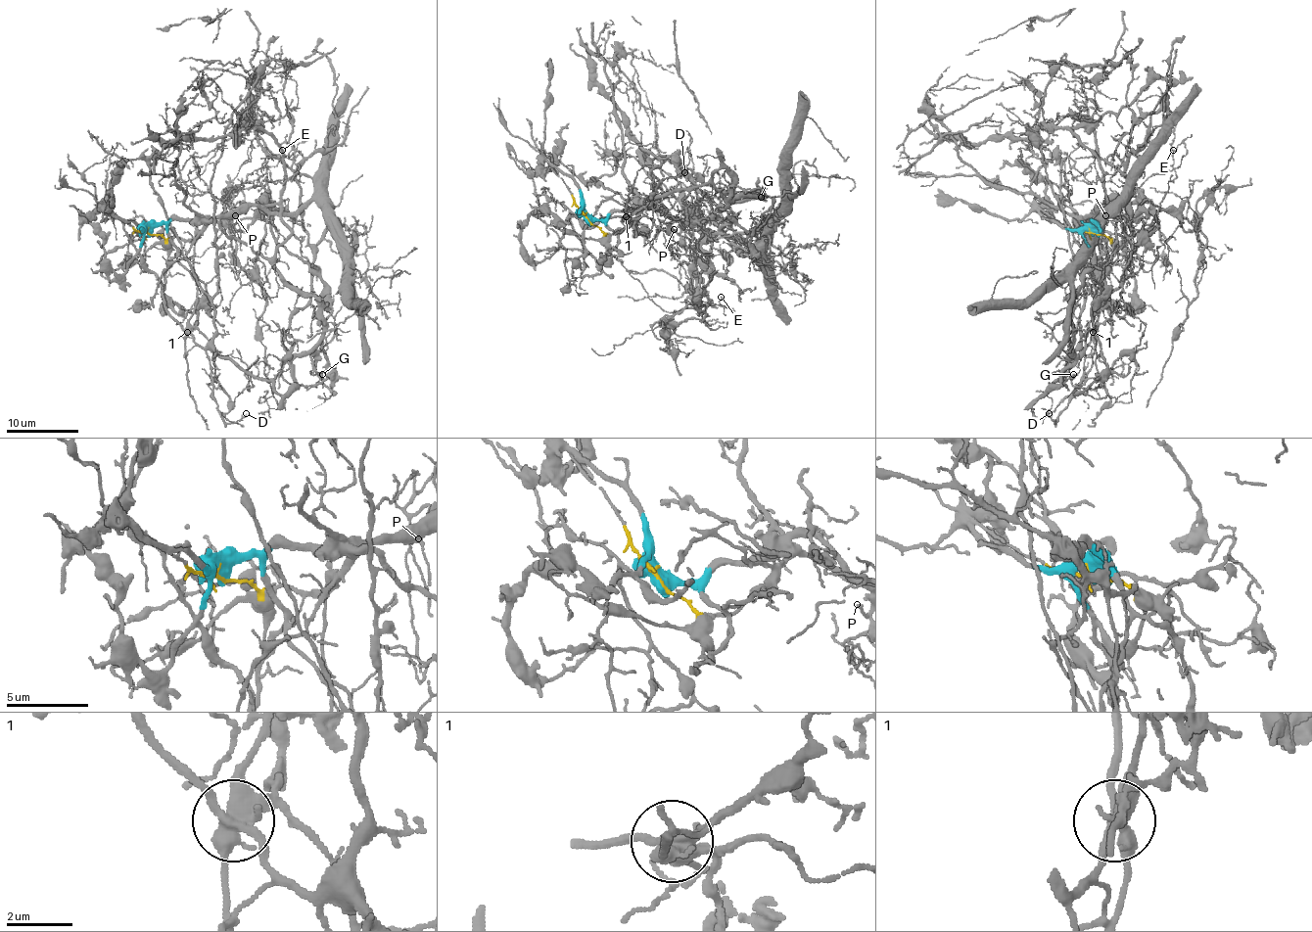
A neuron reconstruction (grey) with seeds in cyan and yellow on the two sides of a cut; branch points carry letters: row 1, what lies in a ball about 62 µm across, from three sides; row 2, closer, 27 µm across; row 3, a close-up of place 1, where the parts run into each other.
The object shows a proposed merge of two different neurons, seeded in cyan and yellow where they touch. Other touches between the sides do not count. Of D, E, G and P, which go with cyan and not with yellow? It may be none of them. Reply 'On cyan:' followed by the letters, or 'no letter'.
On cyan: D, G

